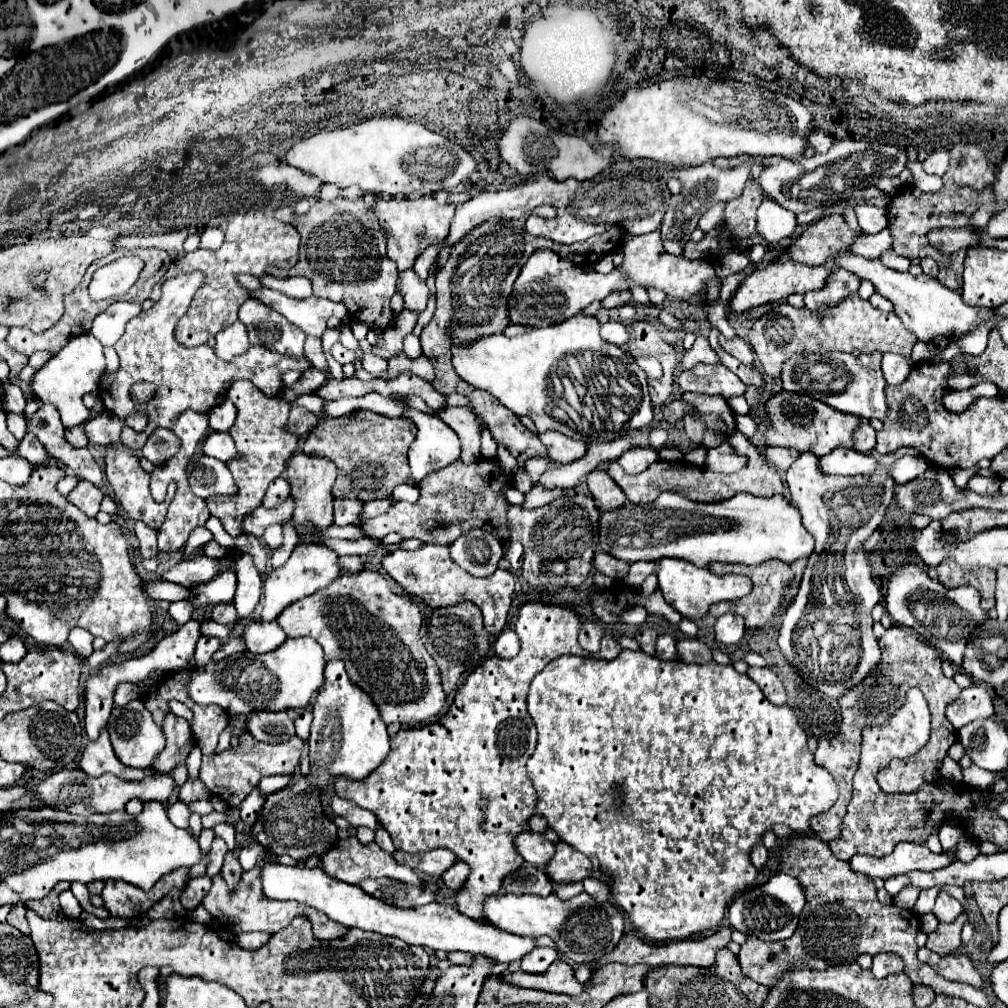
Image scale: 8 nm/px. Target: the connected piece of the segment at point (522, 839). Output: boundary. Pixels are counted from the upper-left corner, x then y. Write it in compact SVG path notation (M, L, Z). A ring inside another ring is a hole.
M530 831L520 833L516 837L516 849L524 857L524 861L530 861L538 867L546 867L556 853L554 843L544 839L540 833L530 833Z

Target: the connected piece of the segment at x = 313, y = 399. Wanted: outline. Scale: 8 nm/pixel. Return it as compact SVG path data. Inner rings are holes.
M302 395L302 397L298 397L292 405L304 407L304 409L312 411L314 415L322 415L322 409L324 409L324 401L322 401L318 395Z

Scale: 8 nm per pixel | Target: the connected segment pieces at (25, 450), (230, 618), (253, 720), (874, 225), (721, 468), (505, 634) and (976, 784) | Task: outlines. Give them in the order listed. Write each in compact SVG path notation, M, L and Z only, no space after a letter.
M26 431L24 439L20 441L20 447L18 447L16 455L28 459L28 461L34 463L34 465L42 465L42 463L48 459L46 449L44 449L42 443L36 439L36 435L32 435L32 431Z
M220 603L214 607L212 611L212 619L220 625L234 625L238 621L238 613L236 613L236 607L234 605L228 605L228 603Z
M258 711L246 719L246 727L256 741L284 743L294 737L294 721L286 711Z
M858 203L856 205L856 215L858 215L860 227L866 233L880 233L882 229L888 227L884 207L872 207L872 205L866 205L866 203Z
M722 441L718 447L708 449L706 467L718 473L734 473L746 465L746 457L736 453L734 447L728 441Z
M504 629L496 641L494 641L494 651L498 657L514 657L520 649L520 643L518 643L518 635L514 633L514 629Z
M970 765L968 769L962 769L962 777L964 777L964 781L966 781L970 787L982 789L982 791L986 791L994 779L1000 779L998 773L984 771L984 769L976 767L976 765Z

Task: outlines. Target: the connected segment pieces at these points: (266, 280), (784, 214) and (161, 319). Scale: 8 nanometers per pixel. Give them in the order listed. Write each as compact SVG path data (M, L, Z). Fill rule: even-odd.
M264 275L264 277L260 277L260 283L262 283L264 287L278 289L278 291L282 291L284 295L288 295L288 297L294 297L294 299L306 299L306 297L310 297L310 295L312 295L310 281L308 281L308 279L304 279L304 277L276 279L276 277Z
M764 199L758 207L758 225L756 231L760 237L768 239L768 243L778 243L784 237L792 237L796 231L796 215L772 203L772 199Z
M188 271L180 273L174 279L168 279L162 287L162 299L148 311L140 311L136 317L132 317L126 323L126 331L120 337L120 341L114 345L118 357L120 357L120 367L116 373L104 373L100 383L98 383L98 395L104 403L104 407L114 413L120 419L126 419L132 411L140 411L148 415L148 425L144 431L134 431L132 427L124 427L122 431L122 445L126 445L132 451L140 451L150 437L150 433L158 427L172 429L180 411L192 409L198 413L208 413L216 403L218 403L218 393L222 391L222 385L226 381L236 381L236 379L248 379L252 381L264 395L274 397L280 387L280 375L284 371L296 369L300 373L308 371L312 365L308 359L292 359L274 351L268 351L266 347L250 347L244 355L238 355L236 359L222 361L214 355L214 351L208 345L200 347L184 347L178 345L174 339L174 331L180 317L188 311L190 301L196 293L196 289L202 285L204 275L200 271ZM138 381L150 381L158 385L156 397L148 405L136 405L130 399L130 387Z

